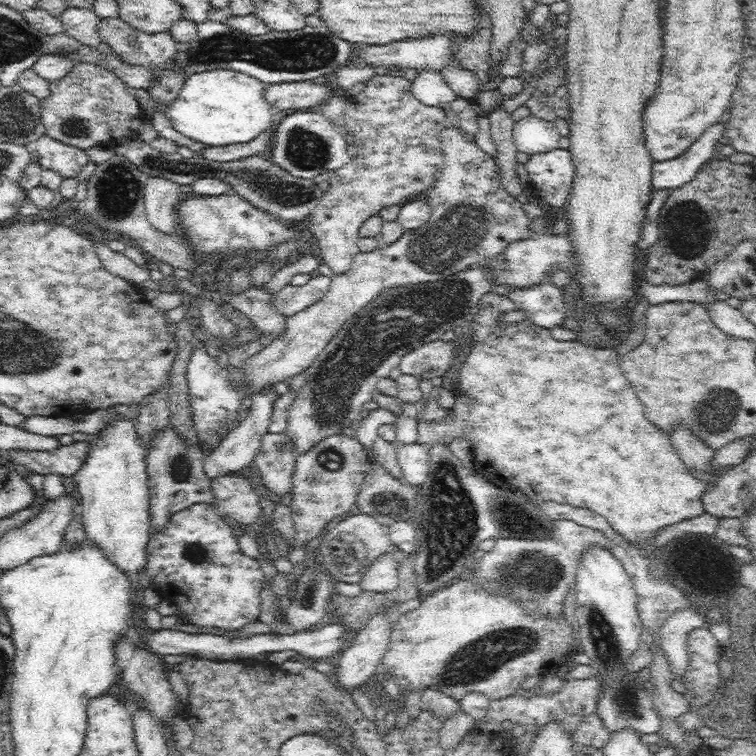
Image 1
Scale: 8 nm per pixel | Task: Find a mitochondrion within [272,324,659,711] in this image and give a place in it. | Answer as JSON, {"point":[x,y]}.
{"point":[453,525]}

